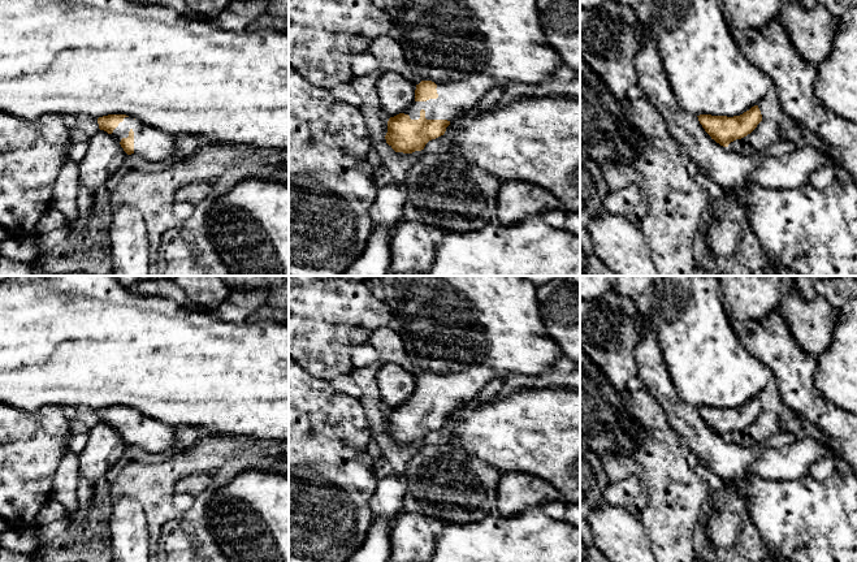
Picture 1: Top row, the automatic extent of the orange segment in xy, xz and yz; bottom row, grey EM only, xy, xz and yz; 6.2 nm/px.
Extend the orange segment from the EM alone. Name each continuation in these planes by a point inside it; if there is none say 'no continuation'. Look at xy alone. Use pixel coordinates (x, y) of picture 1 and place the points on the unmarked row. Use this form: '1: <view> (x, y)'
1: xy (151, 435)

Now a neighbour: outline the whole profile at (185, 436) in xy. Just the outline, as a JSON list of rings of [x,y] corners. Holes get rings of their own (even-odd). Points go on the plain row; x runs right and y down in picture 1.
[[[176,427],[174,444],[164,453],[155,454],[131,445],[120,461],[112,466],[94,485],[94,494],[86,514],[78,523],[72,523],[39,555],[43,562],[112,562],[109,520],[112,498],[109,485],[121,468],[131,461],[156,463],[189,449],[200,437],[198,427]]]

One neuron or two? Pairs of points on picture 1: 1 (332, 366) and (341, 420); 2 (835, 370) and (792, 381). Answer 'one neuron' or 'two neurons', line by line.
1: two neurons
2: two neurons

